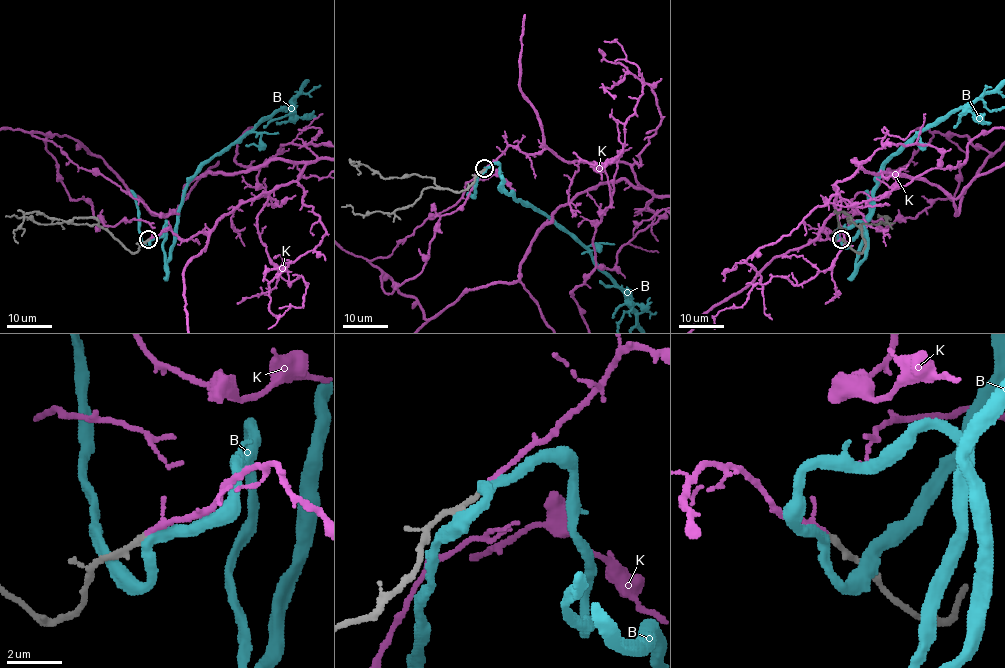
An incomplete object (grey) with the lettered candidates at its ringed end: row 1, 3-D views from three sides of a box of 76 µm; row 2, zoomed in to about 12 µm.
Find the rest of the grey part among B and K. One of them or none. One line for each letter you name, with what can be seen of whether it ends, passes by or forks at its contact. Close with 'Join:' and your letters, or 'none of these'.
K: it passes by
Join: K

